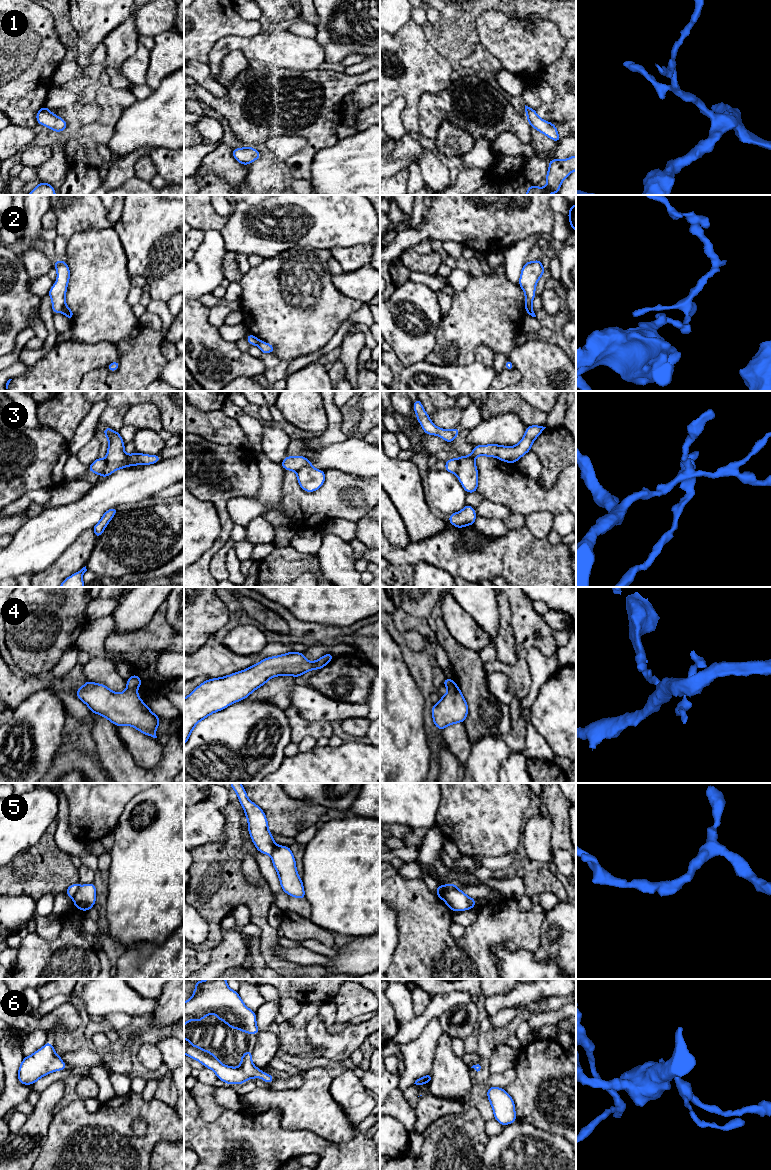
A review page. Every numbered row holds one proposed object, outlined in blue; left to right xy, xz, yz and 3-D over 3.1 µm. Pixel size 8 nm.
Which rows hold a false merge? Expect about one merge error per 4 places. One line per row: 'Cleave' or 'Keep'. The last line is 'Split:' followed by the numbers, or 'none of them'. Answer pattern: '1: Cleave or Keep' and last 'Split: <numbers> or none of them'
1: Keep
2: Cleave
3: Cleave
4: Cleave
5: Cleave
6: Keep
Split: 2, 3, 4, 5

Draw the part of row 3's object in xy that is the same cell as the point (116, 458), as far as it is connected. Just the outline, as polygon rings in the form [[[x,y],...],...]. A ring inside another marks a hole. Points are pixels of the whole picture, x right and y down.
[[[106,427],[102,432],[109,439],[107,456],[105,459],[107,466],[102,474],[102,477],[108,477],[114,471],[128,466],[129,455],[127,455],[124,451],[125,443],[119,432],[113,431],[109,427]]]

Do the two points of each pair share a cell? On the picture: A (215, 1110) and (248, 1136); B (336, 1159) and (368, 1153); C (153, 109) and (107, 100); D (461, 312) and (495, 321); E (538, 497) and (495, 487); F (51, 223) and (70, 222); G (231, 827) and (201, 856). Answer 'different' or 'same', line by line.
A: different
B: same
C: different
D: same
E: same
F: different
G: same

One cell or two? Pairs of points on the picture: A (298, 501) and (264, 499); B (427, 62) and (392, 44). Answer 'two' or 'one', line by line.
A: two
B: one

